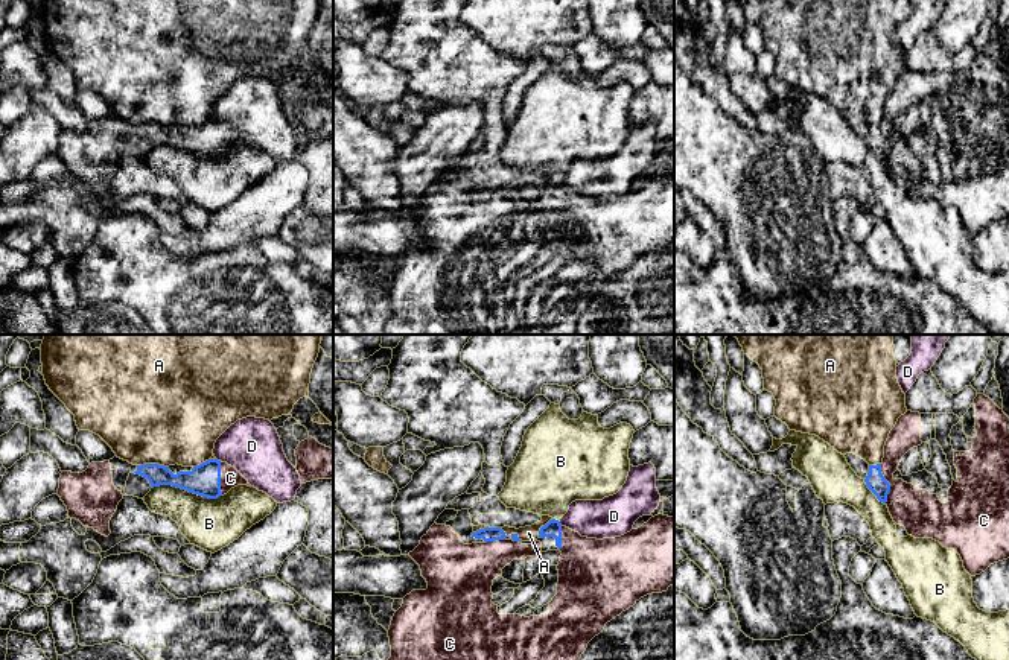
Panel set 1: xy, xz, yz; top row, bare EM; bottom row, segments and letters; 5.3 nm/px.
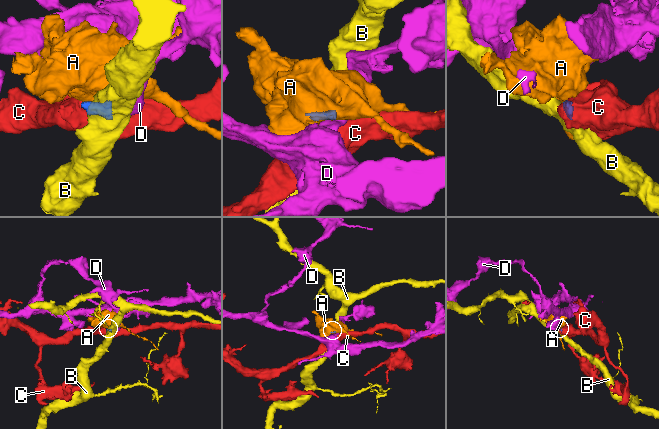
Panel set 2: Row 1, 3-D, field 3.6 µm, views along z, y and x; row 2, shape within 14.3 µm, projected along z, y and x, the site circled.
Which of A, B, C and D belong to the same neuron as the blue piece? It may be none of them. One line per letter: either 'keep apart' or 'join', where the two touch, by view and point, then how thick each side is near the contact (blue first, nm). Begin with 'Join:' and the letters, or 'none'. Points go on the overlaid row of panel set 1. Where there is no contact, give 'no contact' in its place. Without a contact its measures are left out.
Join: C
A: keep apart; contact xy (152, 464); calibres 130 and 500 nm
B: keep apart; contact xy (187, 490); calibres 170 and 280 nm
C: join; contact yz (889, 484); calibres 100 and 240 nm
D: keep apart; contact xz (559, 523); calibres 90 and 200 nm

